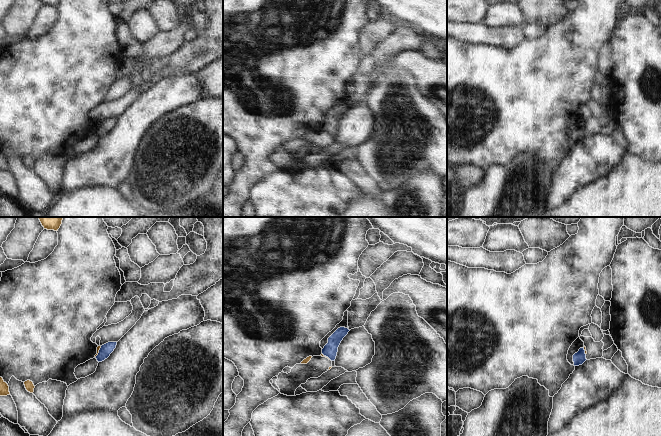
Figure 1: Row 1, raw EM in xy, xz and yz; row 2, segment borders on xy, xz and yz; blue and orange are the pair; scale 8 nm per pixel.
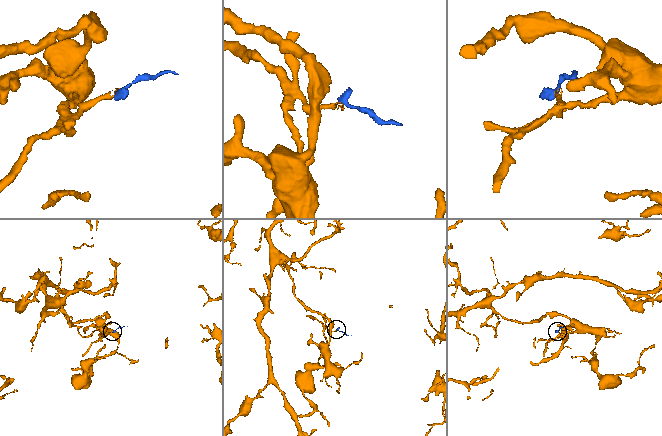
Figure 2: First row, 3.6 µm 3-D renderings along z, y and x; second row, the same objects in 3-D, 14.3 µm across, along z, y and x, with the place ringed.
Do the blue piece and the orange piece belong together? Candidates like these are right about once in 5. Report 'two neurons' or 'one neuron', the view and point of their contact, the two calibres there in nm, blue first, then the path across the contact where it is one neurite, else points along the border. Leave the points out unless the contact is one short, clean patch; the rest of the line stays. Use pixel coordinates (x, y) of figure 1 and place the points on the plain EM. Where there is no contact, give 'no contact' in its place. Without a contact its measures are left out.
two neurons | xy (99, 127) | 90/30 nm | along xy (101, 122), (95, 132)

